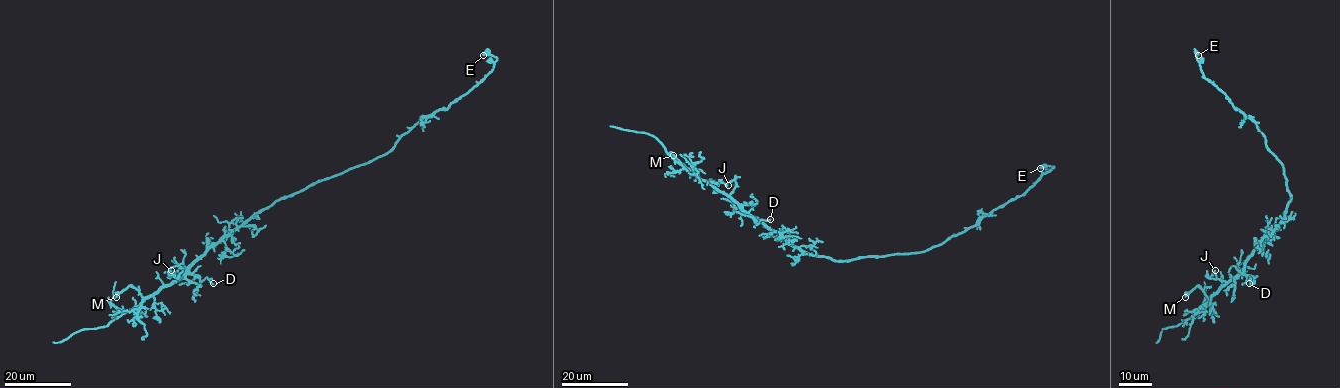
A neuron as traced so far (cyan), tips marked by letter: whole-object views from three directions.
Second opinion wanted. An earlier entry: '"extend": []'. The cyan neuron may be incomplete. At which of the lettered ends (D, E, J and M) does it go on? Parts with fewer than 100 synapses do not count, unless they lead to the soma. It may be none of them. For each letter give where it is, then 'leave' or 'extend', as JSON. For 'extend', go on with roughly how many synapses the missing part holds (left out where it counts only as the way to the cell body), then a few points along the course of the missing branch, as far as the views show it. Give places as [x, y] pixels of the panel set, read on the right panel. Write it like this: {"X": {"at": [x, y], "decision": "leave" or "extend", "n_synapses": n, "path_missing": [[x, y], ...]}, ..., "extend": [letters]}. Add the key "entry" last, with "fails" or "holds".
{"D": {"at": [1249, 283], "decision": "leave"}, "E": {"at": [1198, 55], "decision": "leave"}, "J": {"at": [1215, 270], "decision": "leave"}, "M": {"at": [1185, 297], "decision": "leave"}, "extend": [], "entry": "holds"}

